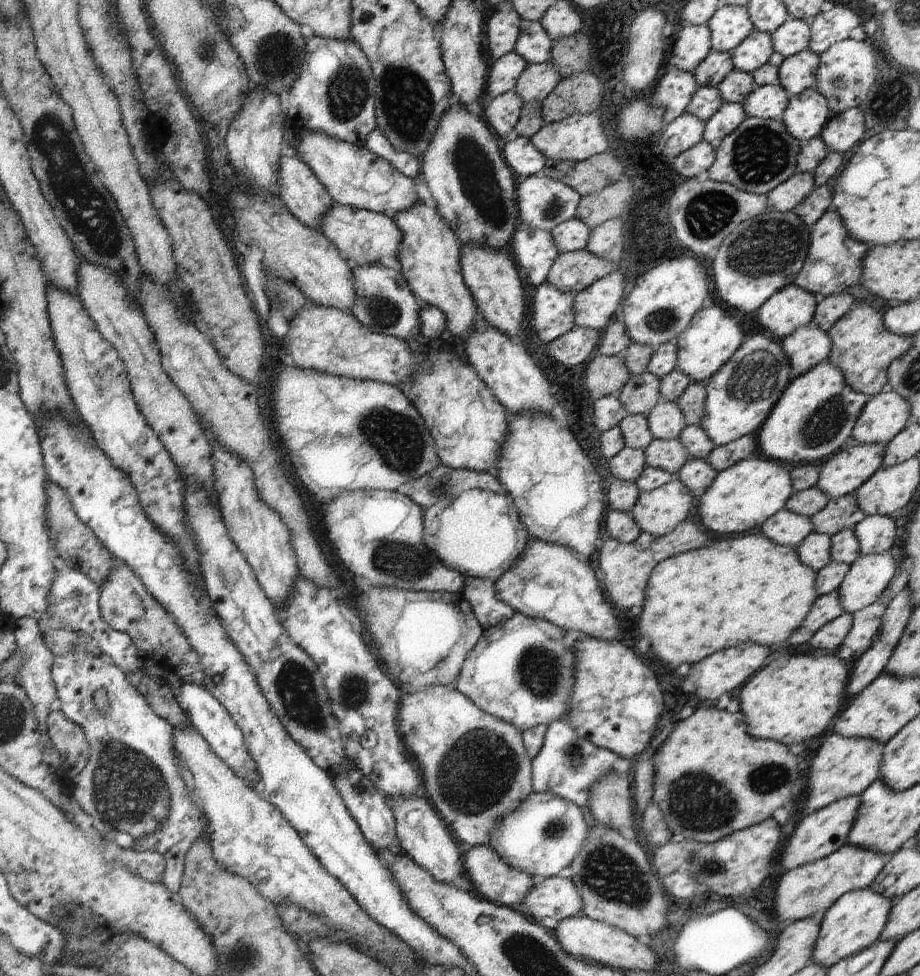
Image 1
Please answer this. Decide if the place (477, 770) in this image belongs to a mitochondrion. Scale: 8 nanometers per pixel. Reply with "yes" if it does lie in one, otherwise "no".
yes

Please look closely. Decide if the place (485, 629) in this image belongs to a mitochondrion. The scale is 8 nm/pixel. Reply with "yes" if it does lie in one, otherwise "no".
no

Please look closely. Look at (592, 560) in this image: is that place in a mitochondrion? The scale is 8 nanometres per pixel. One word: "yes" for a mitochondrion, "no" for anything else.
no

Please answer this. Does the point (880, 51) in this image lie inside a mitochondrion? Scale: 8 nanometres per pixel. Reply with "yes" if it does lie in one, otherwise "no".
no

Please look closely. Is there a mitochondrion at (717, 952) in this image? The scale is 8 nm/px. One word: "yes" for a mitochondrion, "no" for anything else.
no

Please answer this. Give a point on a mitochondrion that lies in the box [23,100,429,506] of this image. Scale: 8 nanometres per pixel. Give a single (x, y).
(88, 210)

